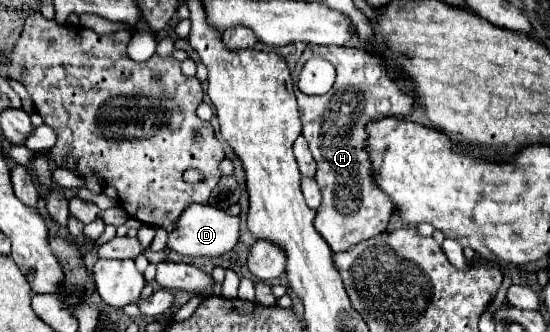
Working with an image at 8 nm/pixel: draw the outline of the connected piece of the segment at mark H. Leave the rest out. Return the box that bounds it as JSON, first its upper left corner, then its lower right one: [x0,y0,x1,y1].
[291,44,415,252]

